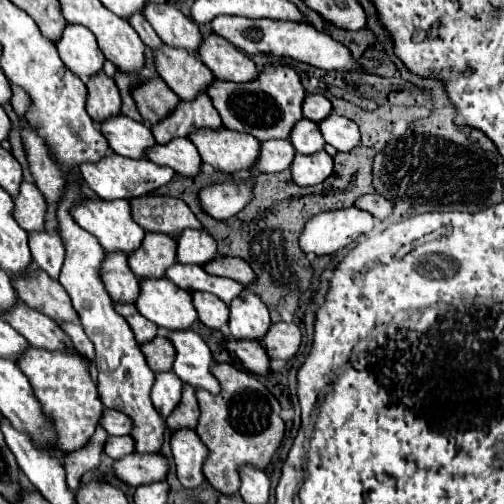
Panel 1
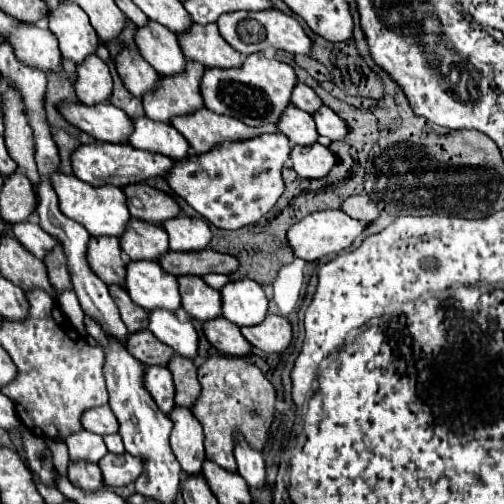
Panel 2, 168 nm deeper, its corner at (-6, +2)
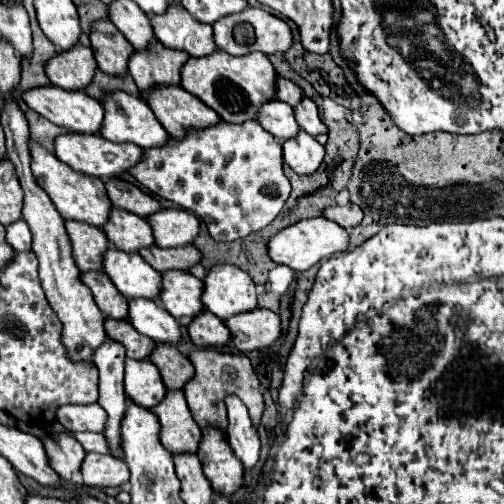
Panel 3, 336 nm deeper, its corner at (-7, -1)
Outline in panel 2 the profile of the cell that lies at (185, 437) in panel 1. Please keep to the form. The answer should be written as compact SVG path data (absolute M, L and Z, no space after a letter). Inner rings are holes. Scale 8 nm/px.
M174 407L170 411L170 421L174 423L170 433L170 447L182 465L184 473L198 475L202 471L204 455L204 433L198 419L188 407Z

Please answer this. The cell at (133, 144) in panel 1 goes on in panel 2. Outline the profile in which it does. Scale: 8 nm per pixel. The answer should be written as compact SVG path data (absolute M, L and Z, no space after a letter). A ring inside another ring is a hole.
M62 103L58 105L58 111L70 125L98 141L126 143L126 137L130 135L130 117L110 103Z

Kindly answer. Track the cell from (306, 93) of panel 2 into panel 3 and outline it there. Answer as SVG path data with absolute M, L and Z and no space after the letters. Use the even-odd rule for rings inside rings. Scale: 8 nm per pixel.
M279 76L279 80L277 80L277 100L285 102L289 106L295 106L295 104L299 104L301 98L303 98L303 90L297 84L293 84L291 80L285 80L285 78Z

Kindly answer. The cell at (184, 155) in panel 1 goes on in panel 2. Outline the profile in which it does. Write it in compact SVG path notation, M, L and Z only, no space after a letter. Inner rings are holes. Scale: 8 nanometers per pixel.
M146 115L132 119L132 133L128 135L128 143L136 149L162 153L170 159L186 159L190 149L188 141L170 123L152 121Z

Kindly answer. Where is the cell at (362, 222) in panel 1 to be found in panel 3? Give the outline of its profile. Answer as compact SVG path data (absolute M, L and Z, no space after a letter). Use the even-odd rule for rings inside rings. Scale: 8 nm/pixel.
M319 216L319 218L299 220L297 224L283 228L269 240L267 246L269 246L269 256L273 258L273 262L285 264L285 266L293 268L295 272L303 272L303 270L309 270L311 266L315 266L319 260L331 258L333 254L347 250L349 232L343 230L339 224L327 220L325 216Z

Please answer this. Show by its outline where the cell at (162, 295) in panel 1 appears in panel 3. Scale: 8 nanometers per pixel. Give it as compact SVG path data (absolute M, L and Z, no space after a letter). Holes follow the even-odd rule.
M109 248L103 258L103 268L117 290L129 300L157 300L159 292L163 290L161 272L153 270L139 254L127 254L119 252L117 248Z

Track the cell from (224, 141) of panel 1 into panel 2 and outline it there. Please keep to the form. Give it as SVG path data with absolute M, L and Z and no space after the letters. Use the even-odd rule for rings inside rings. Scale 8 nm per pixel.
M200 107L192 113L178 115L172 119L172 127L178 129L188 145L196 153L206 153L214 145L222 141L234 141L234 139L250 139L260 133L275 133L276 125L264 123L260 127L248 127L242 125L242 121L230 117L230 115L218 115L206 107Z

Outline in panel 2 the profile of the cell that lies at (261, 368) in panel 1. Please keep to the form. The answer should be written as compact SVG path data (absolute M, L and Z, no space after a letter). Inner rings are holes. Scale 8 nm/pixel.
M224 317L212 319L204 323L204 335L210 341L210 345L224 353L224 355L236 355L236 357L244 357L250 353L250 343L242 337L240 329L236 325L232 325L230 321L226 321Z

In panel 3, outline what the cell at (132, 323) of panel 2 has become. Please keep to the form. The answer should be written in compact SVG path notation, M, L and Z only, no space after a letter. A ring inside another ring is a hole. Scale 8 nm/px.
M83 272L83 284L87 284L95 296L95 304L101 308L103 316L115 320L127 320L127 298L107 280L105 272Z

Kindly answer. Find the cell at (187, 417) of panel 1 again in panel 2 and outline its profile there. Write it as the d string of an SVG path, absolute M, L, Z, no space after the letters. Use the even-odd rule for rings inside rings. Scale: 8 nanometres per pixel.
M172 355L168 361L168 369L174 377L174 389L176 389L176 405L192 407L192 403L200 395L200 383L196 379L196 365L192 359L186 359L182 355Z

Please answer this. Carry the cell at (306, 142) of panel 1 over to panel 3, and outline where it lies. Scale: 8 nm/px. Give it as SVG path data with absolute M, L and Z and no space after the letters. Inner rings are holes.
M271 100L261 108L259 124L267 132L271 132L279 142L291 140L291 136L297 136L301 132L299 124L295 120L293 108L287 106L285 102L279 102L279 100Z

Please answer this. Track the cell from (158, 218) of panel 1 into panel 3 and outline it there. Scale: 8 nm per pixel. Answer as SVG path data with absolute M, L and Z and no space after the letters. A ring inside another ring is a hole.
M109 178L105 182L109 200L115 208L127 210L131 214L137 214L141 218L149 218L151 214L161 210L159 200L155 200L151 194L143 192L139 186L123 180L123 178Z

